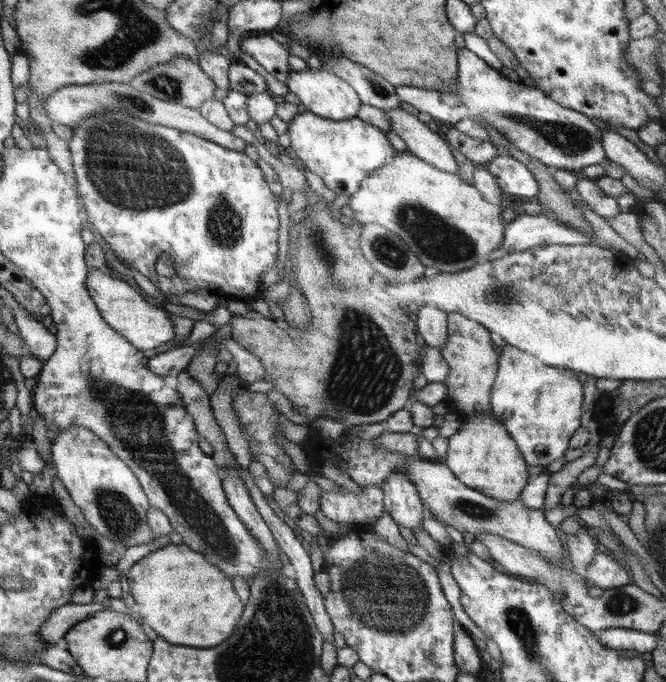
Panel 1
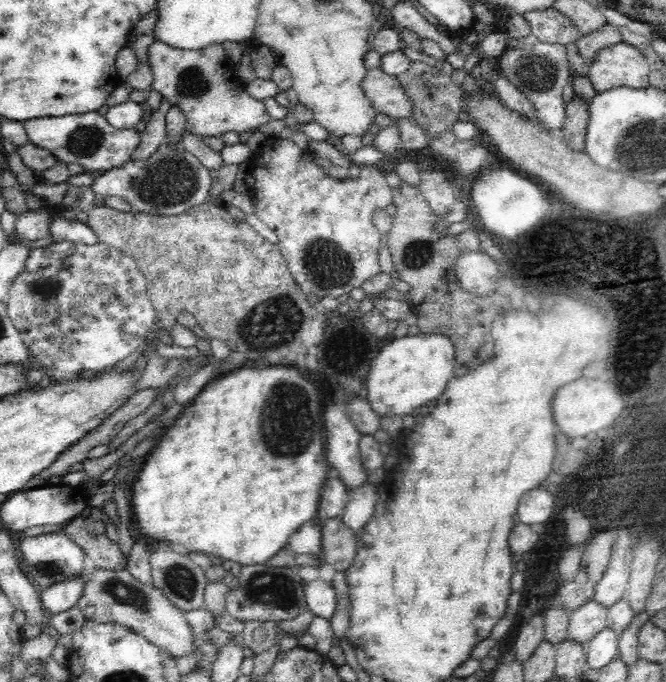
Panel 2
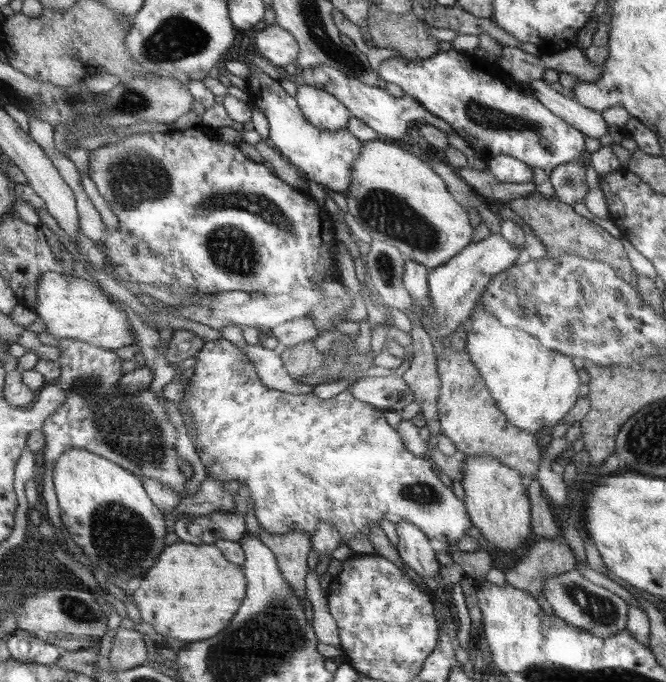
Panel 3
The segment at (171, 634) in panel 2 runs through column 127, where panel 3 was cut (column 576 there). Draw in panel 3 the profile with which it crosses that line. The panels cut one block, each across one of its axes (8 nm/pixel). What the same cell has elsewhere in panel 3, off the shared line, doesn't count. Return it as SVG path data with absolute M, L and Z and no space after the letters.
M576 569L550 577L544 577L544 597L550 603L554 615L562 617L567 624L577 626L593 636L611 638L628 628L629 606L624 598L610 592L610 589L598 586L578 574Z

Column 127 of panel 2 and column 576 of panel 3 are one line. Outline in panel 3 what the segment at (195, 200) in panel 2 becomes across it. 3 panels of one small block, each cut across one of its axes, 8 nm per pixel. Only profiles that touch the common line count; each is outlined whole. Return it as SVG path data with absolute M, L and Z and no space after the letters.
M578 162L567 163L556 166L550 171L550 181L554 186L554 199L558 199L566 204L574 202L584 202L588 194L588 184L586 181L587 166Z

